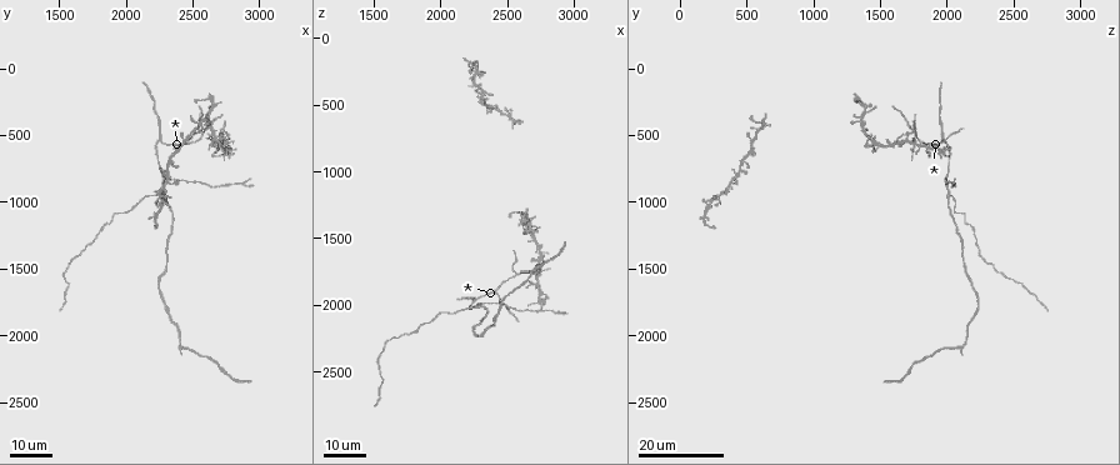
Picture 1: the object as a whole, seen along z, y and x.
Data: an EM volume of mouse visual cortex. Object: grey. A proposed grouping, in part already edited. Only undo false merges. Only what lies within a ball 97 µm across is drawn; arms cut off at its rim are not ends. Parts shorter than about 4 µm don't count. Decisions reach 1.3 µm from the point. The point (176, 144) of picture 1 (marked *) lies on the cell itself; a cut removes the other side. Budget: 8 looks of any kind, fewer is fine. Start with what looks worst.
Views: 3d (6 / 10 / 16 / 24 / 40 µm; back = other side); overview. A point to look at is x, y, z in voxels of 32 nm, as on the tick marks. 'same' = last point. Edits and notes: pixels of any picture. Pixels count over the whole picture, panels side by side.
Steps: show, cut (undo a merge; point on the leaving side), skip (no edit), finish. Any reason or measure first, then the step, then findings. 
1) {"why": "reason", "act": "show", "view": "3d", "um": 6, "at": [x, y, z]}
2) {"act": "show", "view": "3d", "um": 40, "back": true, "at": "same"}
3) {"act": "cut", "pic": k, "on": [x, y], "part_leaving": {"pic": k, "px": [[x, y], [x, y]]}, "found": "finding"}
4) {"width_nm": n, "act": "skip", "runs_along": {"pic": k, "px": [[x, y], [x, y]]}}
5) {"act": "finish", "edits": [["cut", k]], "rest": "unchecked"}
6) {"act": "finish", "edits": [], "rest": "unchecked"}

{"why": "four-way junction", "act": "show", "view": "3d", "um": 24, "at": [2560, 520, 1760]}

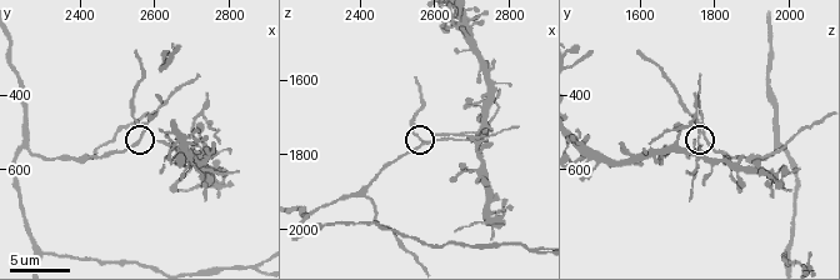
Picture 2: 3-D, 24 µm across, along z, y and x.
{"act": "show", "view": "3d", "um": 10, "at": [2570, 490, 1780]}

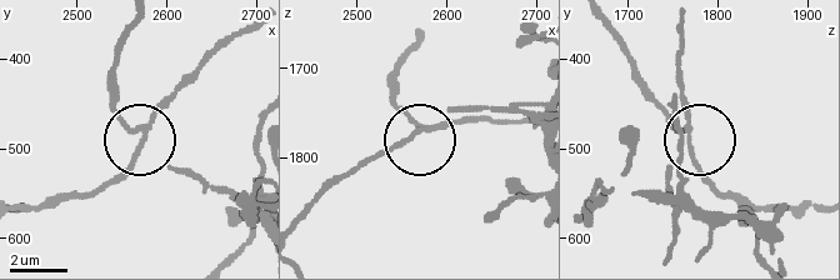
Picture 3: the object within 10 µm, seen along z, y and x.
{"act": "cut", "pic": 3, "on": [114, 108], "part_leaving": {"pic": 3, "px": [[143, 130], [116, 101], [116, 59], [135, 23]]}, "found": "a second cell is stuck on"}

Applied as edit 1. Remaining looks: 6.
{"why": "four arms meet", "act": "show", "view": "3d", "um": 24, "at": [2260, 920, 2020]}

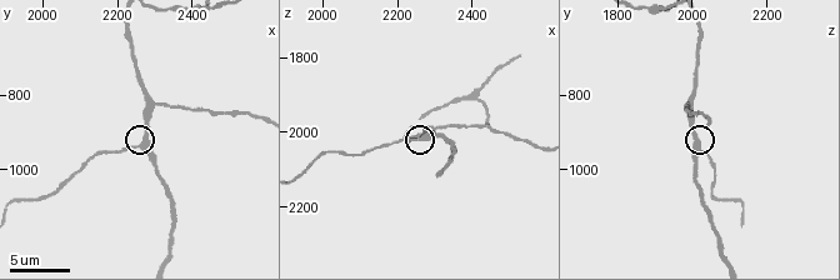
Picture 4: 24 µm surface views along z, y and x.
{"why": "zoom in", "act": "show", "view": "3d", "um": 10, "at": [2260, 940, 2020]}

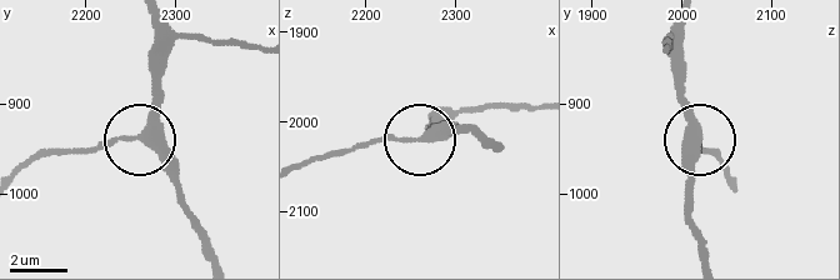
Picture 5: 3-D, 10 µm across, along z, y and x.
{"act": "skip", "runs_along": {"pic": 5, "px": [[150, 21], [158, 100], [143, 129], [85, 150], [53, 150]]}, "found": "all the same cell"}

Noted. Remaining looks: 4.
{"why": "arms part here", "act": "show", "view": "3d", "um": 6, "at": [2260, 530, 1970]}

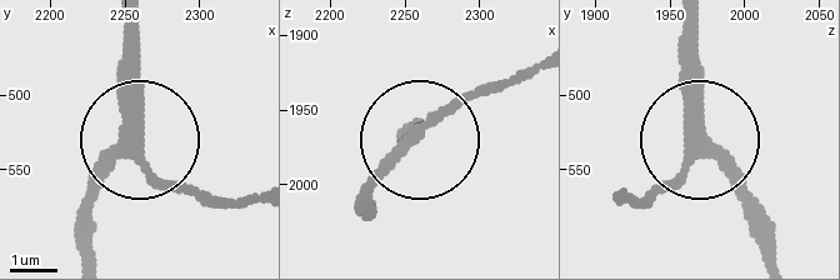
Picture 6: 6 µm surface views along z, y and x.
{"side_arm_um": 15, "arms": 3, "act": "skip", "found": "all the same cell"}

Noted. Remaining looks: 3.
{"why": "sudden change in width", "act": "show", "view": "3d", "um": 24, "at": [2760, 880, 2040]}

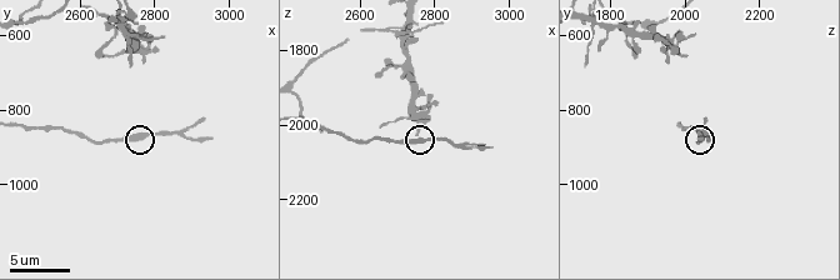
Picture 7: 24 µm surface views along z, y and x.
{"act": "show", "view": "3d", "um": 6, "at": [2770, 870, 2040]}

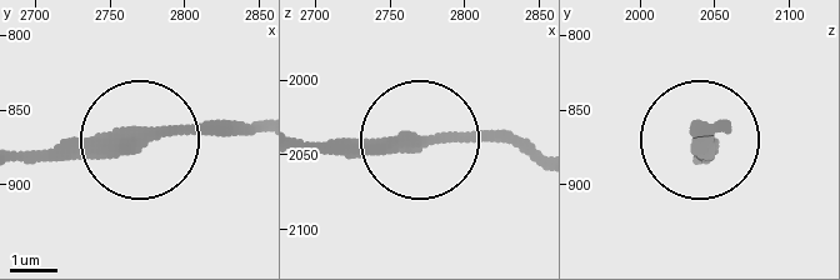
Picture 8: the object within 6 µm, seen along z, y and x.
{"act": "skip", "runs_along": {"pic": 8, "px": [[29, 154], [251, 130]]}, "found": "one cell here"}

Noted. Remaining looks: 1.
{"act": "finish", "edits": [["cut", 3]], "rest": "unchecked"}

